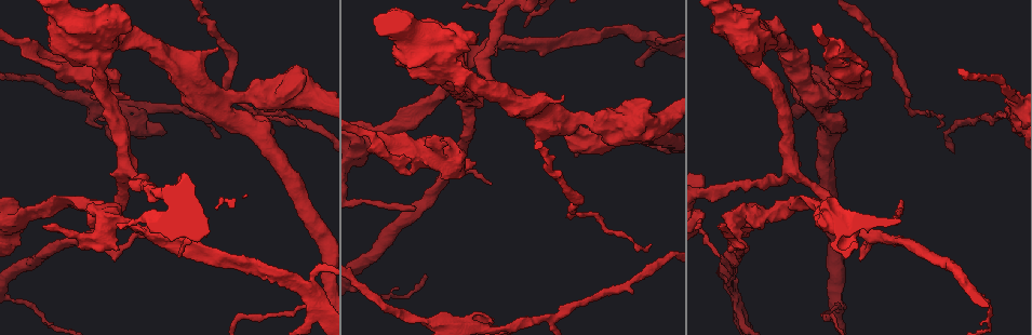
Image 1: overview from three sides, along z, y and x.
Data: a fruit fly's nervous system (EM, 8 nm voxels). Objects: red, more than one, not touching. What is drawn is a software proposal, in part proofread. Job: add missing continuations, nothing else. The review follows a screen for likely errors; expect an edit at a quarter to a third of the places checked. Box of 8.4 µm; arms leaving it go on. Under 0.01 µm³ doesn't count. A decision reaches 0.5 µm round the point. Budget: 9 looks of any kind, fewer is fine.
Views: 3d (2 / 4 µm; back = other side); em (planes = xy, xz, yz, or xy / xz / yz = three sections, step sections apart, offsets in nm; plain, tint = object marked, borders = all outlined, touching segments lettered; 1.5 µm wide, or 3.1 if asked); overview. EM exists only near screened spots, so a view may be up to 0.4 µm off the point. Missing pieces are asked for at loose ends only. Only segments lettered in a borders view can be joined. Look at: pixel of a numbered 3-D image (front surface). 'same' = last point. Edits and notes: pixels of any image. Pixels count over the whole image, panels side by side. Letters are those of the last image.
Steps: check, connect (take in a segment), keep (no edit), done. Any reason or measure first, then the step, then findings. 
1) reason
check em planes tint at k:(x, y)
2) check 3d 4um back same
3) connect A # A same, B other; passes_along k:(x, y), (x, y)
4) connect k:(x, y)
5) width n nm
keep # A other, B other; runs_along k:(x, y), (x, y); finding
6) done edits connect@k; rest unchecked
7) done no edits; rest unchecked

free end
check 3d 4um at 1:(722, 226)

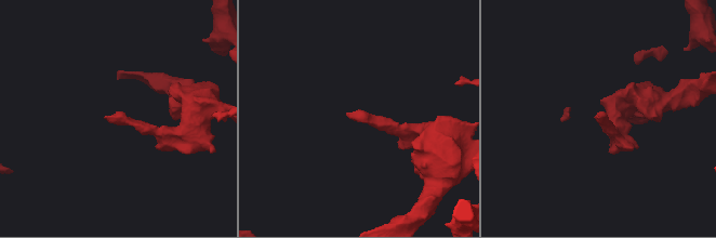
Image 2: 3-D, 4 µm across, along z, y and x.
check em planes tint at 2:(107, 116)

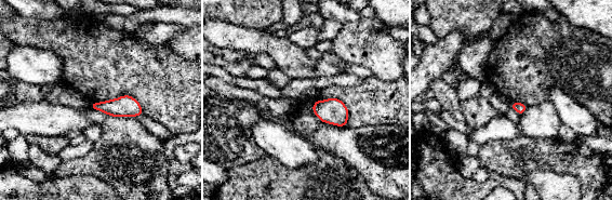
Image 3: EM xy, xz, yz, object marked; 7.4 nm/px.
see the neighbours
check em planes borders same

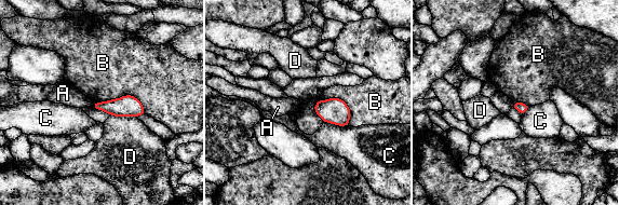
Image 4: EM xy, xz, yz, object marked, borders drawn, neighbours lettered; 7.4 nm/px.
longest_contact B 300 nm
keep # A other, B other, C other, D other; border 4:(315, 101), (339, 97), (349, 124); no lettered segment goes on from it

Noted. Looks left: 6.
an open end
check em yz step 8 tint at 1:(478, 33)

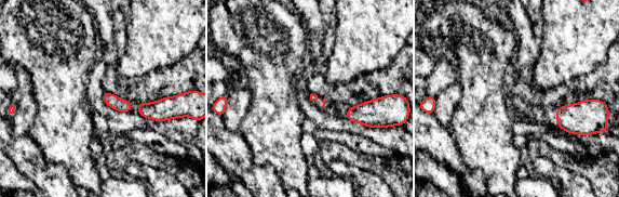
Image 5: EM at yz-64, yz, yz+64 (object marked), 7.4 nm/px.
cut it another way
check em xy step 4 borders same

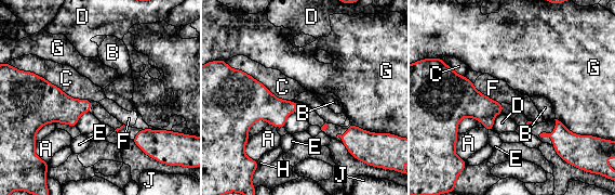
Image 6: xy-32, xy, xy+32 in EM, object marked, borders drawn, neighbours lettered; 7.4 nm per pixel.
keep # A other, B other, C other, D other, E other, F other, G other, H other, J other; border 6:(502, 112), (495, 116), (491, 130); no lettered segment goes on from it

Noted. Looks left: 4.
check em planes borders at 1:(128, 99)

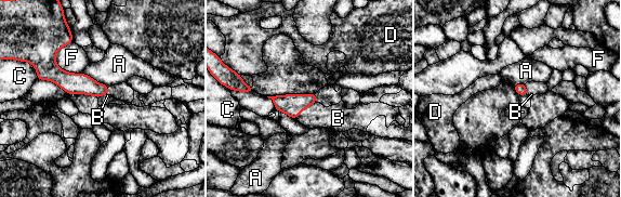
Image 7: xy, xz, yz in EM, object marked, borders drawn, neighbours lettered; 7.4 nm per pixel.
connect B # A other, B same, C other, D other, F other; passes_along 7:(292, 104), (304, 108), (337, 117); the neuron continues

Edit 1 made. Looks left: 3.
done edits connect@7; rest unchecked

